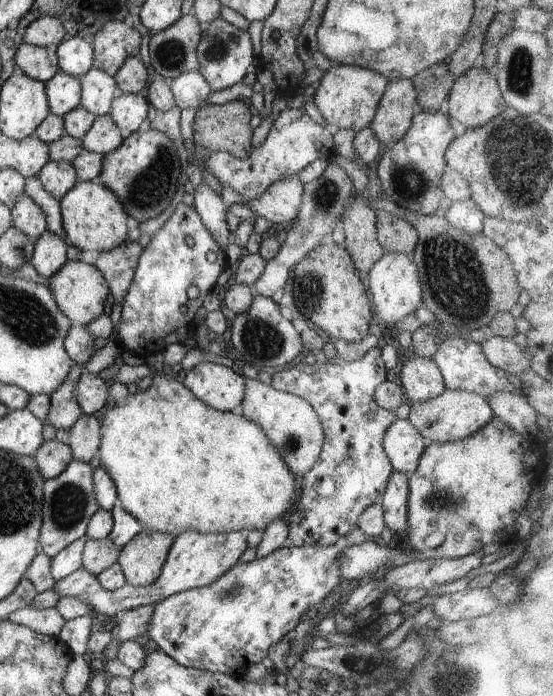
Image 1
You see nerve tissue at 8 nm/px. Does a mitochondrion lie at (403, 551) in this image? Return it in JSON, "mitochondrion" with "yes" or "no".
{"mitochondrion":"no"}

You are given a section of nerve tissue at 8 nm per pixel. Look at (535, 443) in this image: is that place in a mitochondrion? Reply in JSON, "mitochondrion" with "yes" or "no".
{"mitochondrion":"no"}

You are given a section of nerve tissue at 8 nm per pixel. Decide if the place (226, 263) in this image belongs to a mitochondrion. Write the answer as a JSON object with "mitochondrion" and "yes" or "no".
{"mitochondrion":"no"}

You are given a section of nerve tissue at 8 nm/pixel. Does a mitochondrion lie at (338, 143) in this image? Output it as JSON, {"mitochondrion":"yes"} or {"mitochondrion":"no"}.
{"mitochondrion":"no"}

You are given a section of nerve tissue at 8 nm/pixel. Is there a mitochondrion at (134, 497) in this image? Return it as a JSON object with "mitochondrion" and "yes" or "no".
{"mitochondrion":"no"}

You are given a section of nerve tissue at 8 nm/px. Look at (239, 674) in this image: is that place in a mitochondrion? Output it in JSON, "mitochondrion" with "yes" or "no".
{"mitochondrion":"no"}

